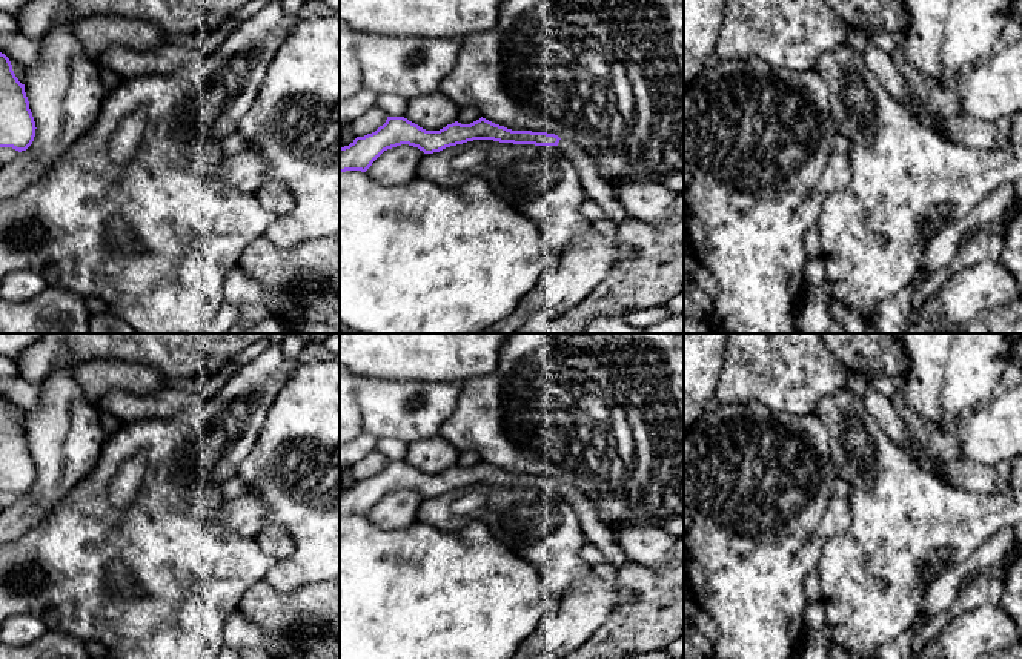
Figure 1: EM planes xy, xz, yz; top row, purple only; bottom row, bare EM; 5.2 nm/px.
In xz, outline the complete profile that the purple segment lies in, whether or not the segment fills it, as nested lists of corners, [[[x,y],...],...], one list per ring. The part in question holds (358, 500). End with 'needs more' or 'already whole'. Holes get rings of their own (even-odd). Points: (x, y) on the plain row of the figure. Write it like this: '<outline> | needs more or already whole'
[[[387,461],[386,467],[375,476],[357,481],[349,490],[340,492],[340,516],[366,516],[384,495],[401,488],[418,492],[424,498],[433,498],[473,484],[556,490],[578,512],[590,544],[596,545],[604,553],[609,564],[619,570],[630,562],[625,551],[599,522],[590,502],[578,488],[562,484],[555,478],[512,475],[483,461],[470,469],[455,465],[440,475],[426,475],[404,461]]] | needs more

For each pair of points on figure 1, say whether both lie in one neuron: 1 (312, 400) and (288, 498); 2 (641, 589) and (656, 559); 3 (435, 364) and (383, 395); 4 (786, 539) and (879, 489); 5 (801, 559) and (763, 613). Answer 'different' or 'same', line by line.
1: same
2: different
3: different
4: different
5: same

